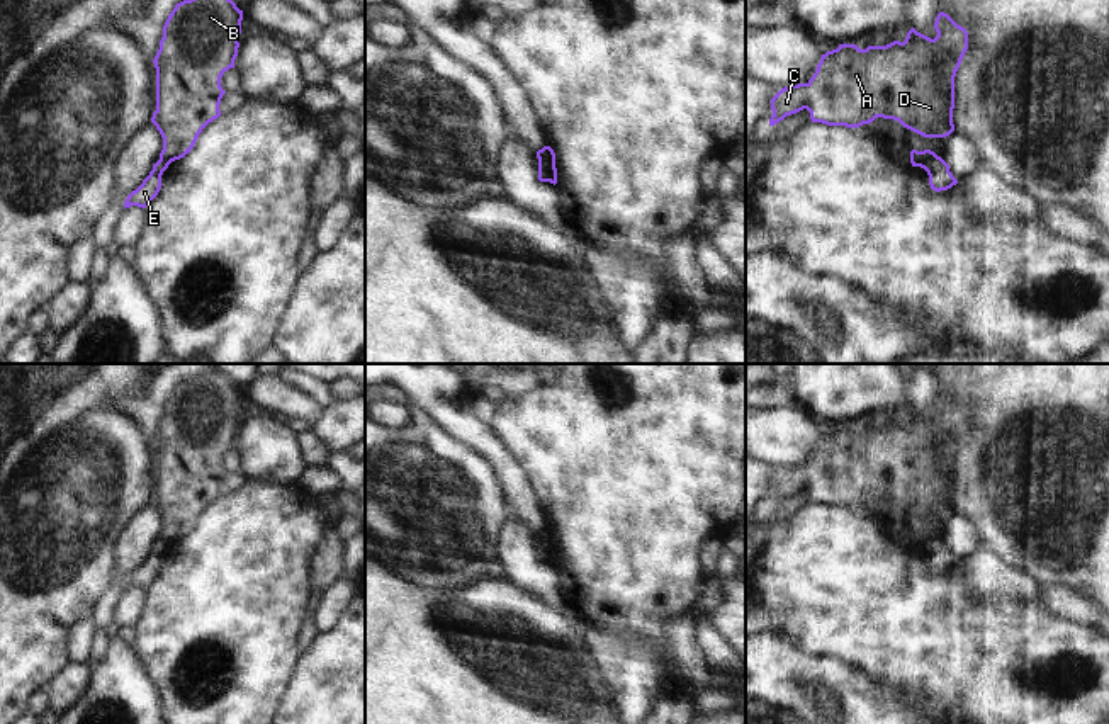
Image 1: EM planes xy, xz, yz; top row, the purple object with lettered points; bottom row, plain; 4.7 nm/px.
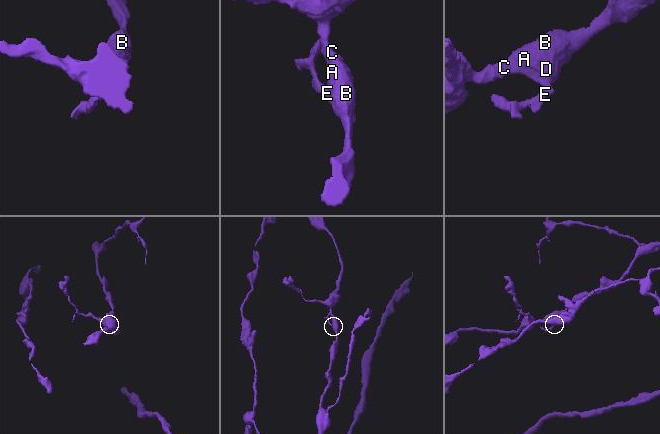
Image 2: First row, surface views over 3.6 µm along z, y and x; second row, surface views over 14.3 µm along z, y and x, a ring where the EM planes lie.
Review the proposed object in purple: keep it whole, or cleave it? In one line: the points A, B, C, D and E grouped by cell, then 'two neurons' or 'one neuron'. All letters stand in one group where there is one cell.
groups A B C D / E; two neurons

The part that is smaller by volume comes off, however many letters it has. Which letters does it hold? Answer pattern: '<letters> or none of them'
E

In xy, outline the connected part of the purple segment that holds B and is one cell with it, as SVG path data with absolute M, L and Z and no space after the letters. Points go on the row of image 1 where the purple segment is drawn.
M183 0L175 5L163 25L156 68L156 110L151 122L163 138L160 160L172 163L194 148L202 129L221 116L219 104L226 93L221 76L234 68L243 10L233 0Z

